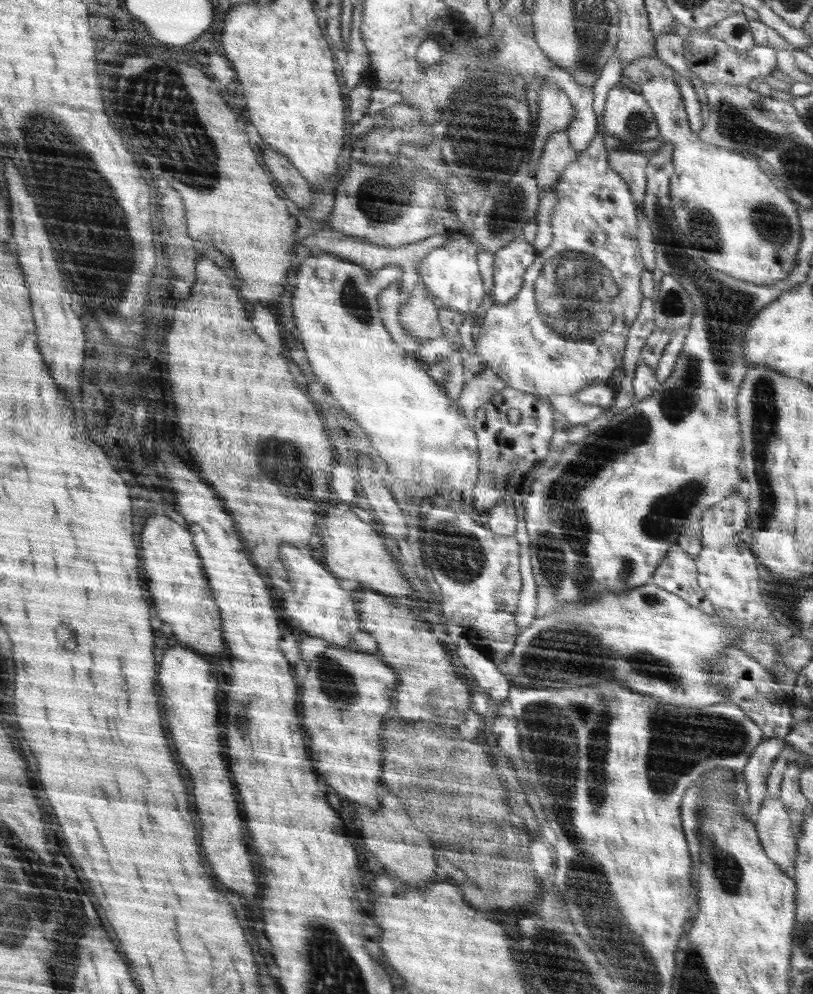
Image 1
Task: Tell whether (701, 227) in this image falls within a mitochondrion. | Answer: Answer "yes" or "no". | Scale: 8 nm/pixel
yes

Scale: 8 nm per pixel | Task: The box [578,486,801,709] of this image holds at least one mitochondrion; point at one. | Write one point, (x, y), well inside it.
(627, 568)

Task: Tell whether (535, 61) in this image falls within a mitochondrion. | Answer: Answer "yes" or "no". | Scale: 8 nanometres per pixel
no

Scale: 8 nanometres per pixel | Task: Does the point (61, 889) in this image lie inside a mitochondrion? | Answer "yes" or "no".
yes

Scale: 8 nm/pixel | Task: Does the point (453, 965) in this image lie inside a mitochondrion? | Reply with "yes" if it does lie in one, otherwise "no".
no

